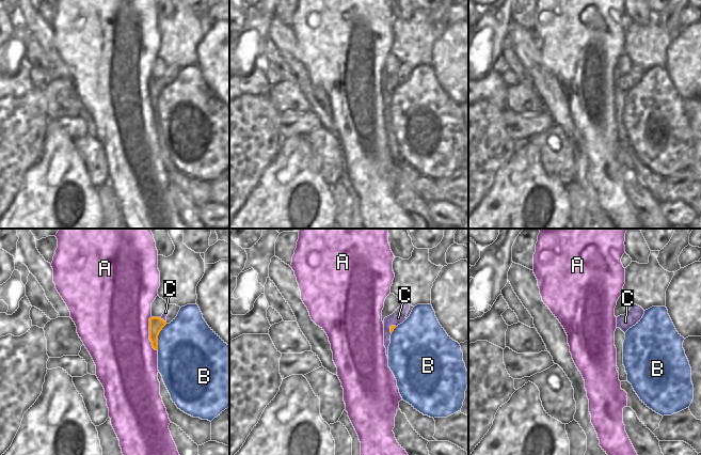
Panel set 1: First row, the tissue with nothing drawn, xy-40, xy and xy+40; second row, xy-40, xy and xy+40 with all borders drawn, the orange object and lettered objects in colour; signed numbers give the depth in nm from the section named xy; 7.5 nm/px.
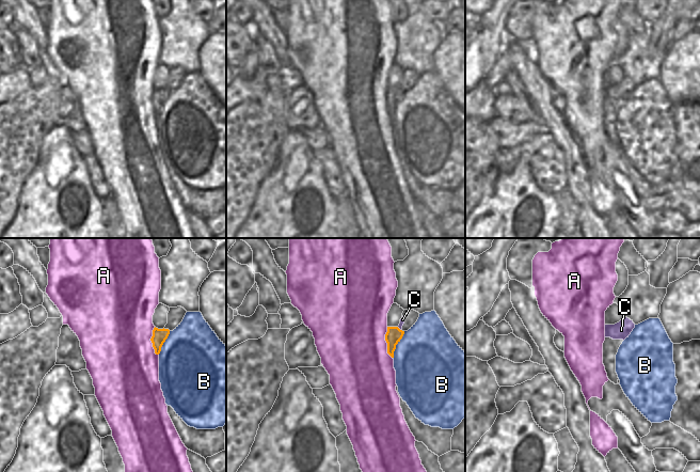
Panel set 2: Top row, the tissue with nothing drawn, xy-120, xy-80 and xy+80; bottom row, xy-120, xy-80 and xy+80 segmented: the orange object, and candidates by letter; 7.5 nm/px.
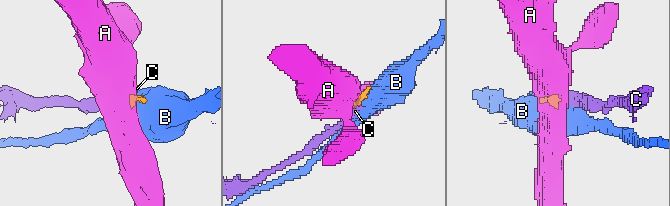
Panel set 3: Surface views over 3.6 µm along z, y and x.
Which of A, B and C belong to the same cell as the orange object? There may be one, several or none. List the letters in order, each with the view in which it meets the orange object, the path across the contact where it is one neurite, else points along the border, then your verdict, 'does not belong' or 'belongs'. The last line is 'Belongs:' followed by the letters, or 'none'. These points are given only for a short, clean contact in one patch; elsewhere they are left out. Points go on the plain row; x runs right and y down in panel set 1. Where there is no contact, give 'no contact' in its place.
A: xy-40 | along xy-40 (150, 77), (149, 102), (156, 111) | does not belong
B: xy-40 | along xy-40 (166, 84), (158, 96), (158, 108), (156, 110) | does not belong
C: xy-40 | across xy-40 (156, 84), (162, 80), (165, 73) | belongs
Belongs: C

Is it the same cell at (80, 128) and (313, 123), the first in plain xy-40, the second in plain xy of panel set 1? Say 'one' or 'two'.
one

